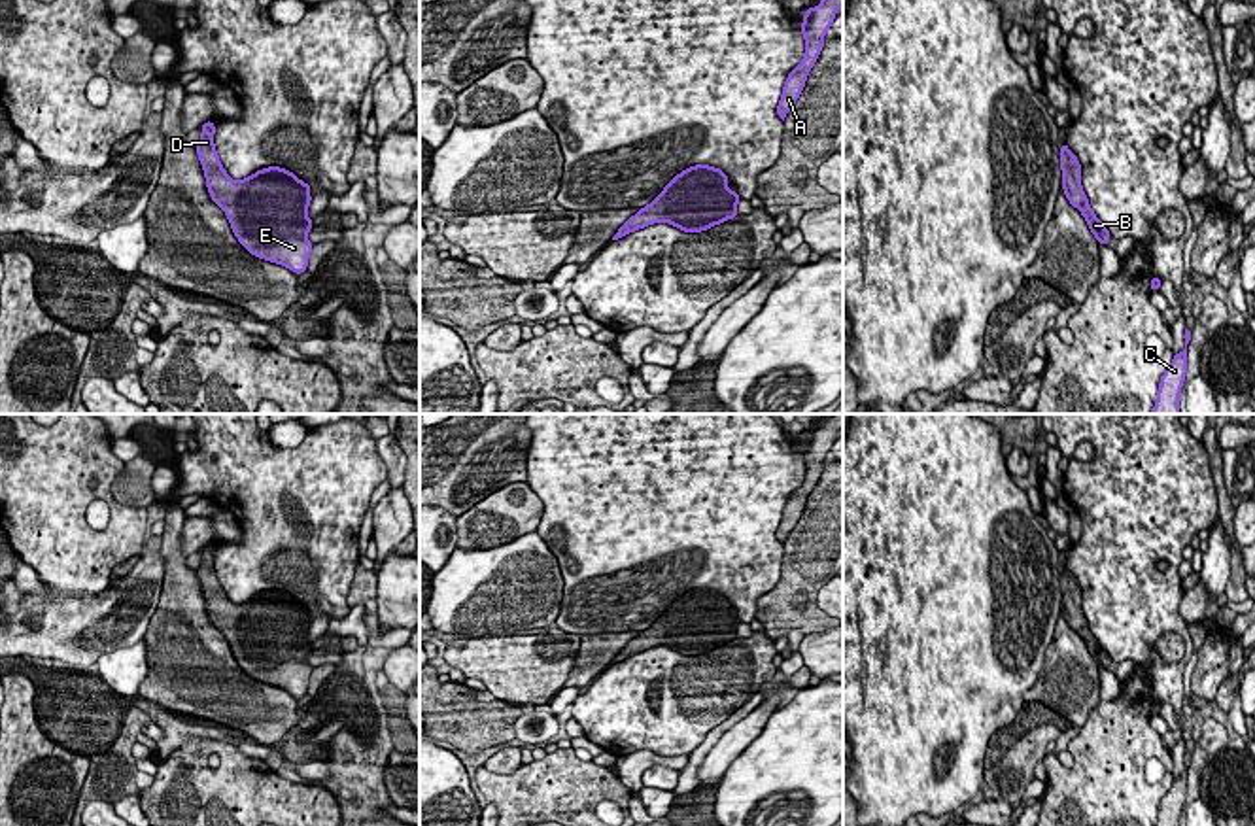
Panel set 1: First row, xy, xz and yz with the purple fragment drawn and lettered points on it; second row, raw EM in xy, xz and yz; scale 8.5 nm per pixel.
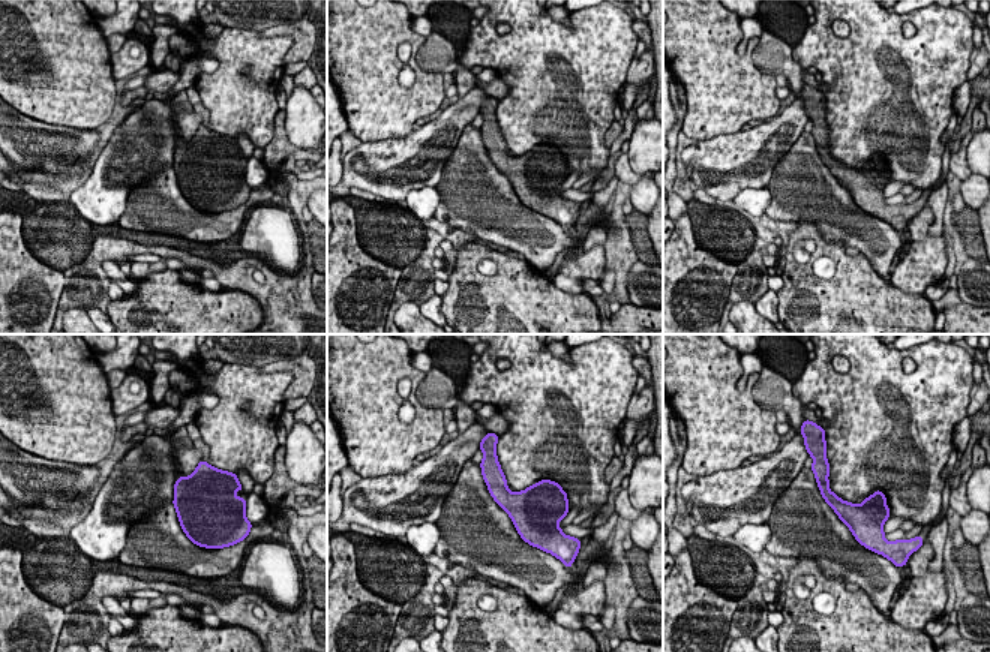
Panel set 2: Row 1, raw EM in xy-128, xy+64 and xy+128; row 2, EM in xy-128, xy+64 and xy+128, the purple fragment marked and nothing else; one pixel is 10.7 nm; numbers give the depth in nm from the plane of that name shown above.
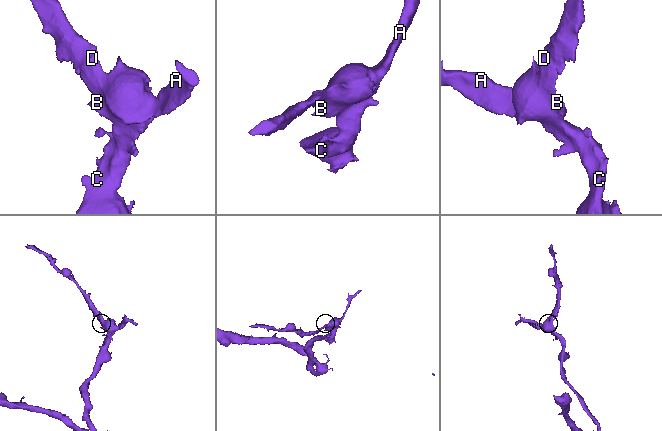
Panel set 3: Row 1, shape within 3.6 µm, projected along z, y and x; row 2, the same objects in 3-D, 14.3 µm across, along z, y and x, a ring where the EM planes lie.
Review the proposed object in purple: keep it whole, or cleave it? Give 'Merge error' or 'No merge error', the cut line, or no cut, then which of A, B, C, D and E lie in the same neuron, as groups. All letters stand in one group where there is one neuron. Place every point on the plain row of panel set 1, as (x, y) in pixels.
No merge error. No split. Groups: A B C D E

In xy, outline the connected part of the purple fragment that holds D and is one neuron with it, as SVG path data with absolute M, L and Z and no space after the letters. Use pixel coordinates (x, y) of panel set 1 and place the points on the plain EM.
M206 544L202 548L200 565L197 567L197 578L200 582L206 609L212 624L227 637L238 665L251 679L278 686L293 694L295 697L306 696L308 680L314 667L306 662L312 654L312 641L306 639L310 629L310 607L301 605L293 595L278 590L257 594L246 603L232 603L215 575L214 569L215 548Z

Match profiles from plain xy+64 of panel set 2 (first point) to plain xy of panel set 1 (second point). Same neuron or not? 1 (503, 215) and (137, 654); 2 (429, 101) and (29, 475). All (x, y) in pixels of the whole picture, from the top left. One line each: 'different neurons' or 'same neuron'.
1: different neurons
2: same neuron

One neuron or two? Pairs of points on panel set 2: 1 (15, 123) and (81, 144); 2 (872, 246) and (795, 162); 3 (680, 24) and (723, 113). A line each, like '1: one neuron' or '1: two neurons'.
1: one neuron
2: one neuron
3: one neuron

